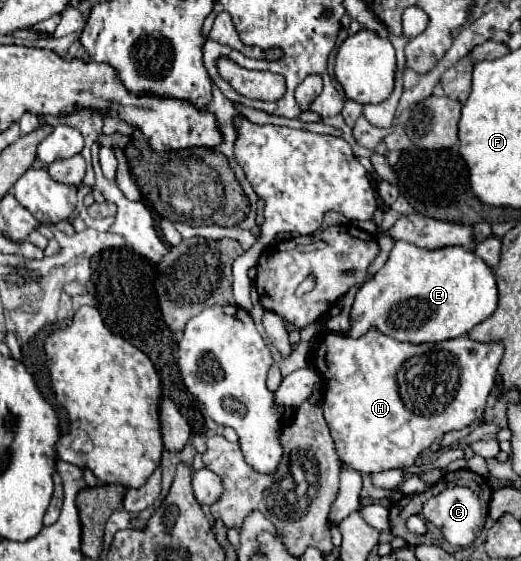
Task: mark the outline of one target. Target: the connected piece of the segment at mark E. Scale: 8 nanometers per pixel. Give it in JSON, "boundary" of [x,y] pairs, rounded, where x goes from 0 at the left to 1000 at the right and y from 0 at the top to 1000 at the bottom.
{"boundary":[[[764,428],[745,467],[702,503],[676,542],[668,599],[695,599],[710,581],[768,610],[848,610],[898,595],[956,549],[956,506],[944,478],[902,442],[802,442]]]}

